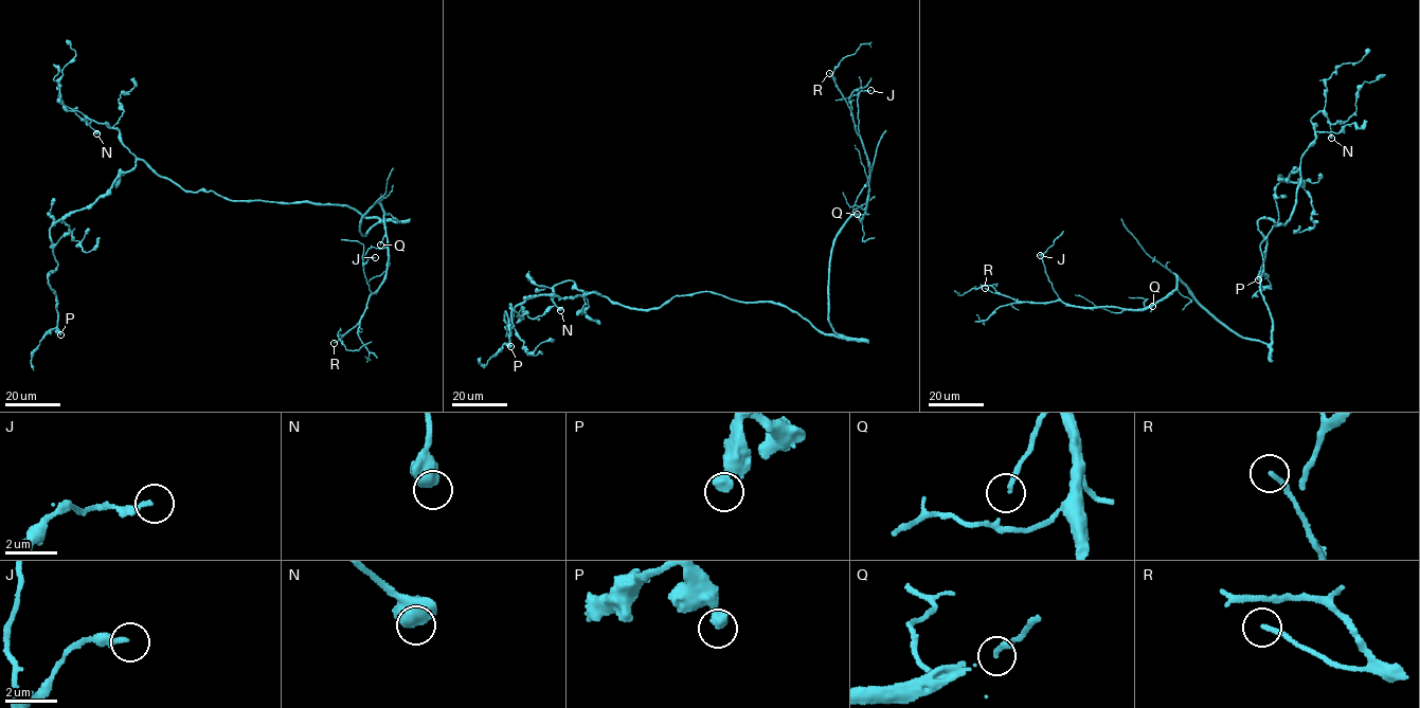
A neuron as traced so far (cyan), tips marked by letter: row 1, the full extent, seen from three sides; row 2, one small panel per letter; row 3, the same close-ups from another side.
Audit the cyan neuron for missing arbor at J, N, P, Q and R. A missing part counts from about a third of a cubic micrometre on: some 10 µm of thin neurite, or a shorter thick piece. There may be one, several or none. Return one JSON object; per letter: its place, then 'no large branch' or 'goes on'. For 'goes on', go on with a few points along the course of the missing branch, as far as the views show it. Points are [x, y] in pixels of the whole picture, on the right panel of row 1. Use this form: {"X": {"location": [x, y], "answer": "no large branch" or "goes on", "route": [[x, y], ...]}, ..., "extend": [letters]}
{"J": {"location": [1040, 255], "answer": "no large branch"}, "N": {"location": [1331, 138], "answer": "no large branch"}, "P": {"location": [1258, 279], "answer": "goes on"}, "Q": {"location": [1152, 306], "answer": "goes on"}, "R": {"location": [985, 288], "answer": "no large branch"}, "extend": ["P", "Q"]}

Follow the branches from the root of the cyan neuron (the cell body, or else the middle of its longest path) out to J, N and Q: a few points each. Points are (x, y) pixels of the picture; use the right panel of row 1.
J: (1260, 280), (1272, 319), (1270, 344), (1229, 331), (1175, 274), (1175, 288), (1143, 309), (1064, 304), (1040, 255)
N: (1260, 280), (1260, 242), (1292, 212), (1301, 157), (1315, 139), (1313, 115), (1320, 111), (1326, 116), (1331, 138)
Q: (1260, 280), (1272, 319), (1270, 344), (1229, 331), (1175, 274), (1175, 287), (1152, 306)

